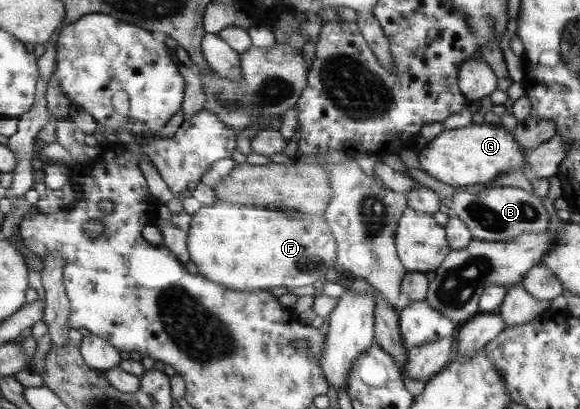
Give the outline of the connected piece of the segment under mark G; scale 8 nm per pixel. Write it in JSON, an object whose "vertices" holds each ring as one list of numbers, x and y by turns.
{"vertices":[[471,123,460,129,442,130,417,152,418,167,430,177,452,188,490,182,505,172,522,167,525,153,502,125]]}

